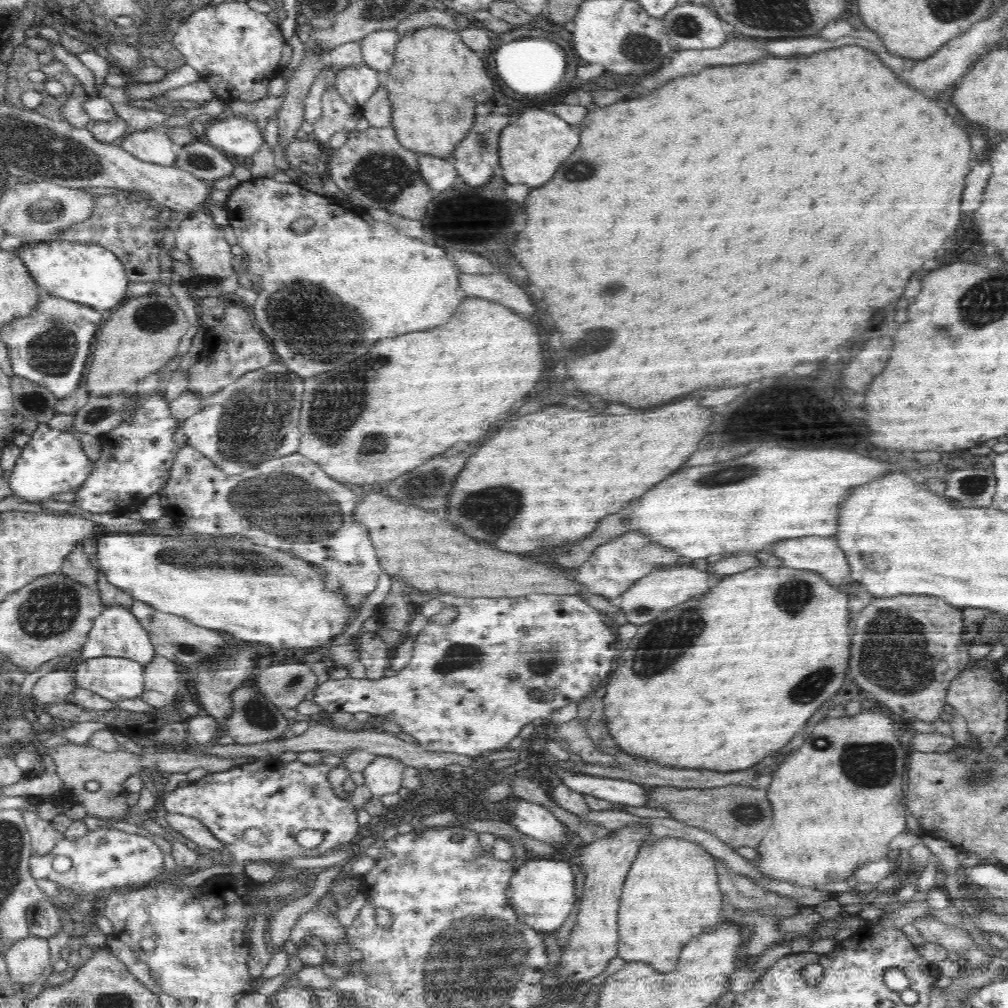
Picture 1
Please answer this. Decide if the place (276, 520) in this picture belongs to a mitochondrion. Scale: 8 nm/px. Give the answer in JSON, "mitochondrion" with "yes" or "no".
{"mitochondrion":"yes"}

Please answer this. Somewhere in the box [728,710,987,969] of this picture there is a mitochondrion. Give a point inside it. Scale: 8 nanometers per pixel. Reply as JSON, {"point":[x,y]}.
{"point":[866,764]}

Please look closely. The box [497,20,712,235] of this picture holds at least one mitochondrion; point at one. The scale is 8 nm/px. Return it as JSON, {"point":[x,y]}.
{"point":[638,48]}

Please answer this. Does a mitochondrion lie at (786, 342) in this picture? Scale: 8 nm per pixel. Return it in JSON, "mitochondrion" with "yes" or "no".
{"mitochondrion":"no"}

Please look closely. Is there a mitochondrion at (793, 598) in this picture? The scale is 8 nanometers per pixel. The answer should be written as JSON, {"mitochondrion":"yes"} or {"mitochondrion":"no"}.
{"mitochondrion":"yes"}

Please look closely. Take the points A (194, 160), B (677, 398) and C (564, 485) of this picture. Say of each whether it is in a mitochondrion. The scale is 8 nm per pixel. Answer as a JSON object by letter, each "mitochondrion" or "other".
{"A":"mitochondrion","B":"other","C":"other"}

